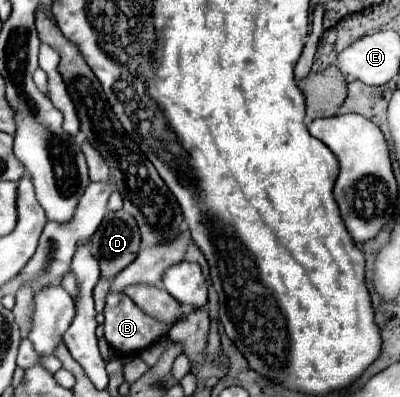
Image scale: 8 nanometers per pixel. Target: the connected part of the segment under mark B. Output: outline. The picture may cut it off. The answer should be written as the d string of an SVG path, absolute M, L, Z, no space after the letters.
M108 293L104 305L104 337L110 347L118 353L140 353L164 337L172 323L152 319L142 313L132 299L126 295L116 299L114 293Z

